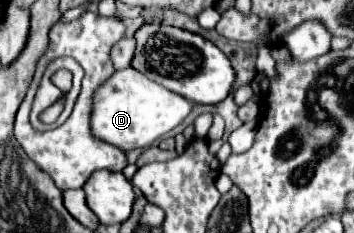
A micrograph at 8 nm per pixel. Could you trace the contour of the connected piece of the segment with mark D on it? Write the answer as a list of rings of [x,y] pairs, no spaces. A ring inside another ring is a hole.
[[[126,67],[122,71],[114,71],[92,95],[92,113],[90,113],[90,131],[92,137],[102,139],[104,143],[110,143],[122,151],[132,151],[132,149],[146,149],[150,147],[158,137],[166,135],[170,129],[174,129],[176,125],[180,125],[186,115],[190,113],[192,103],[186,101],[182,95],[168,91],[166,87],[146,79],[146,75],[142,75],[140,71],[134,71],[132,67]]]

